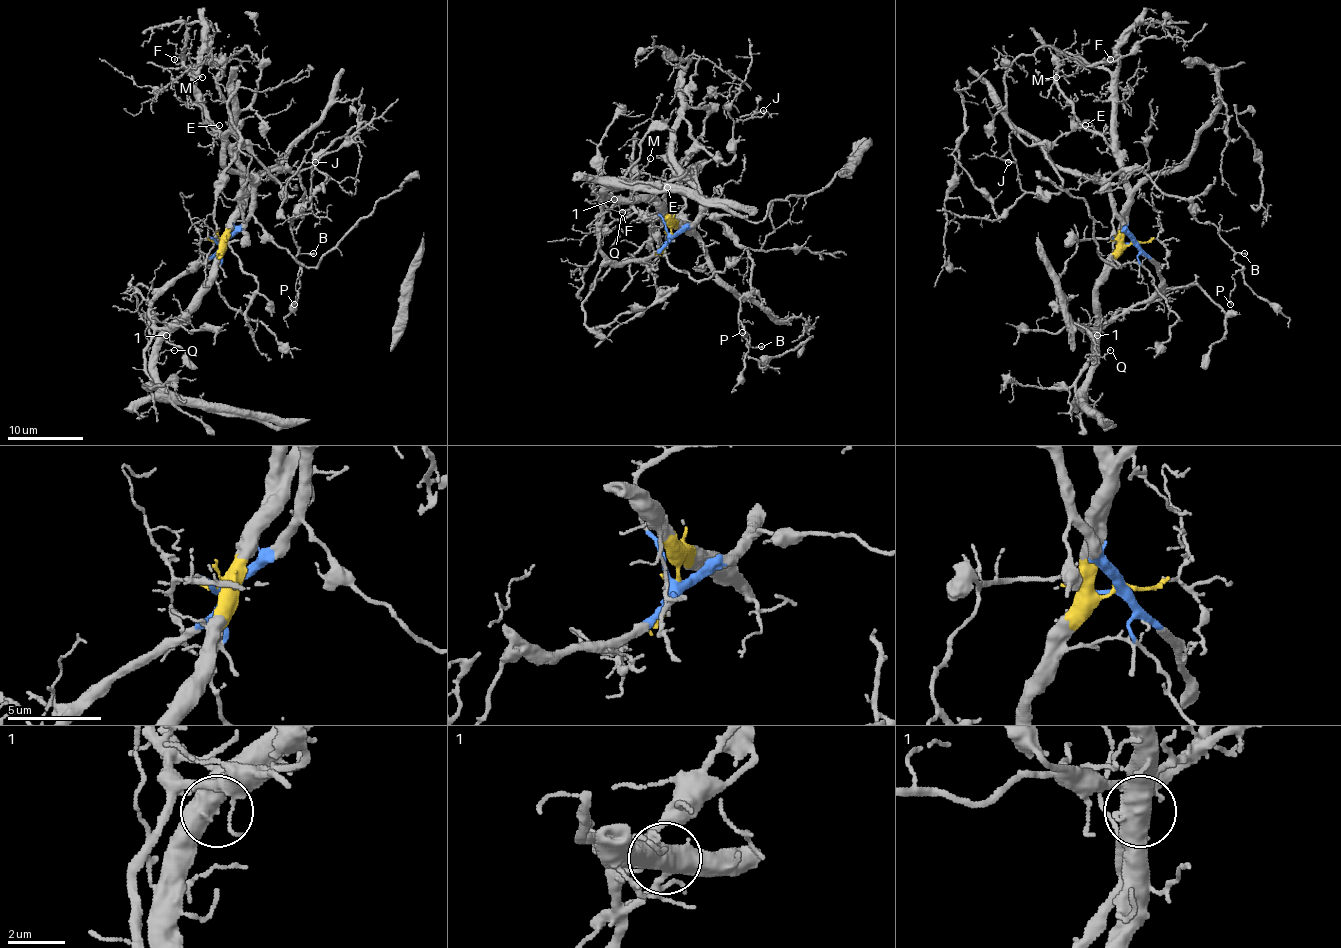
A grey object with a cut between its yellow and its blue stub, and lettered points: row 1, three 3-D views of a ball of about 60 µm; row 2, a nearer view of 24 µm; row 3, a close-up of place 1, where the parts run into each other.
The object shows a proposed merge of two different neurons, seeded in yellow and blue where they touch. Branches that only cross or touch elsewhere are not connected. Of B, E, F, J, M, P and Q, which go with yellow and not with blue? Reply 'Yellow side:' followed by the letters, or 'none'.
Yellow side: E, F, M, Q

